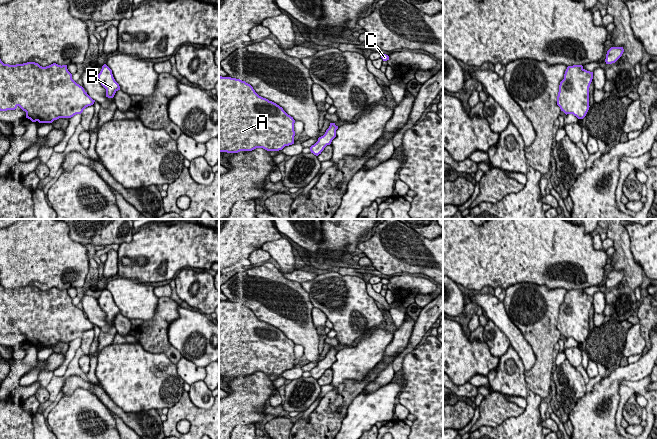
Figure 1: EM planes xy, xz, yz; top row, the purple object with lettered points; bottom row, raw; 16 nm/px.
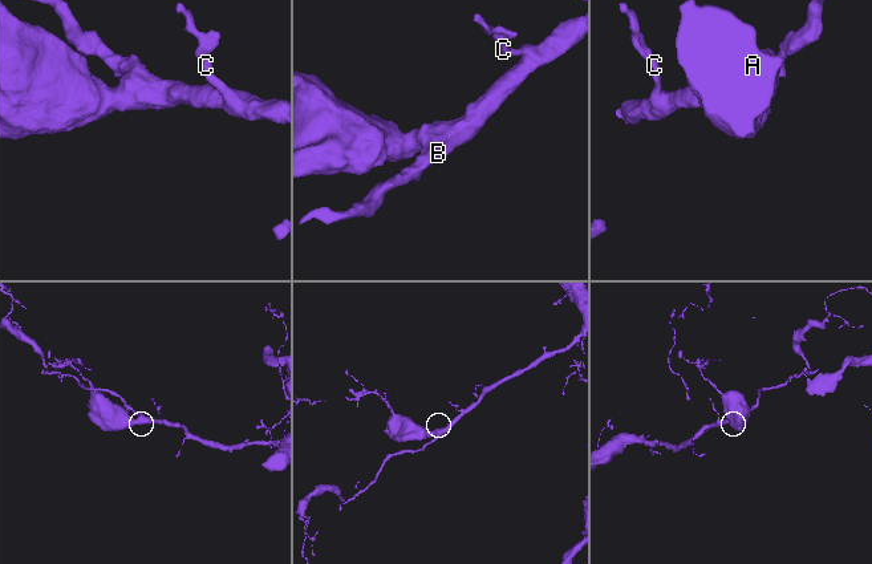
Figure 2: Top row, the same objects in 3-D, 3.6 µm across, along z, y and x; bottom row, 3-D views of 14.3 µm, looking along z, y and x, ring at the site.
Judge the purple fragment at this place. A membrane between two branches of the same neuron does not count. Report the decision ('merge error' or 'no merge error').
no merge error

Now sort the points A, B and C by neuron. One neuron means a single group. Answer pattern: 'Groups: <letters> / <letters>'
Groups: A B C

